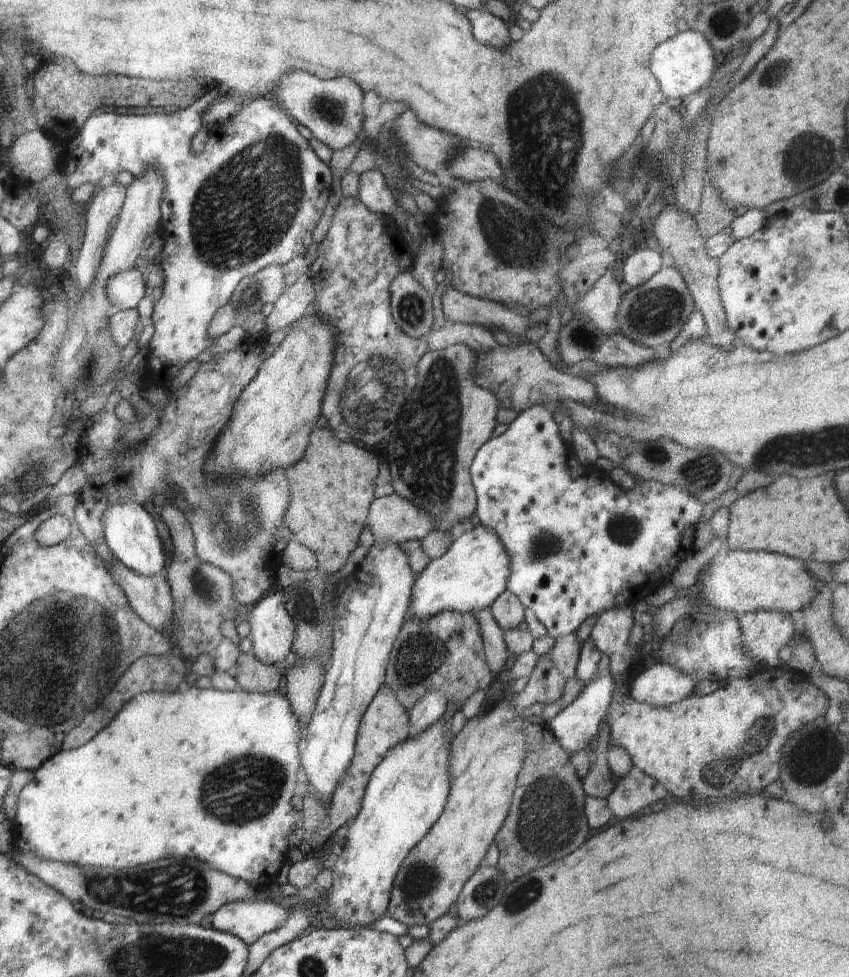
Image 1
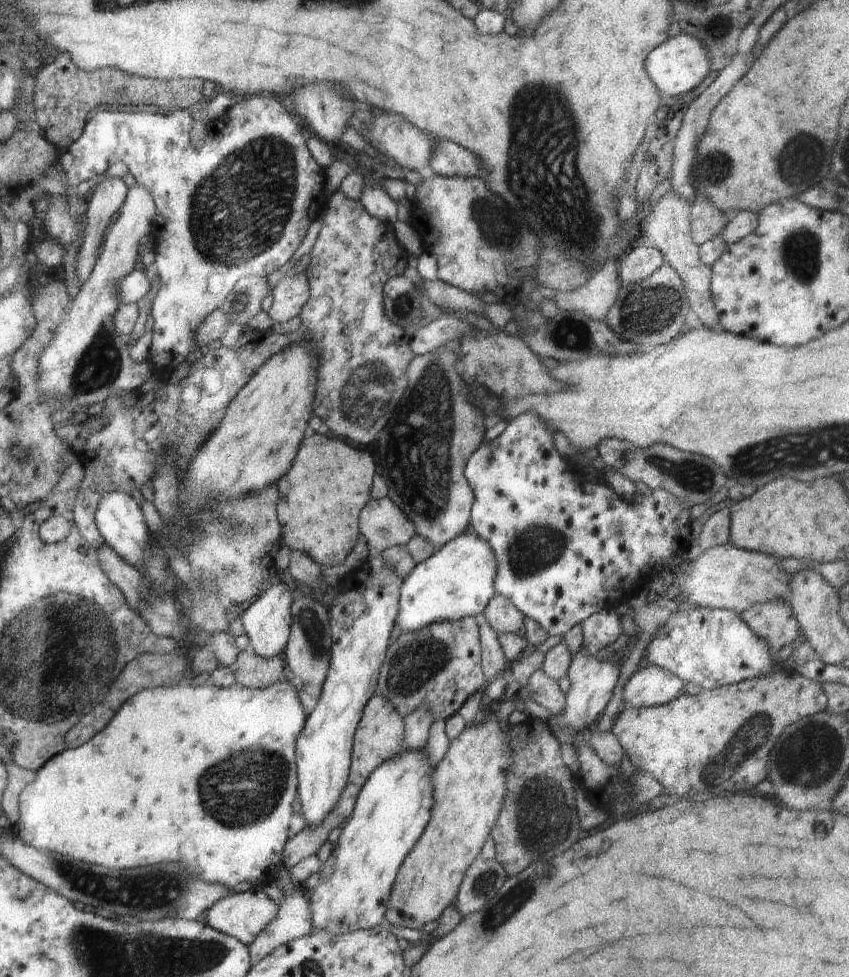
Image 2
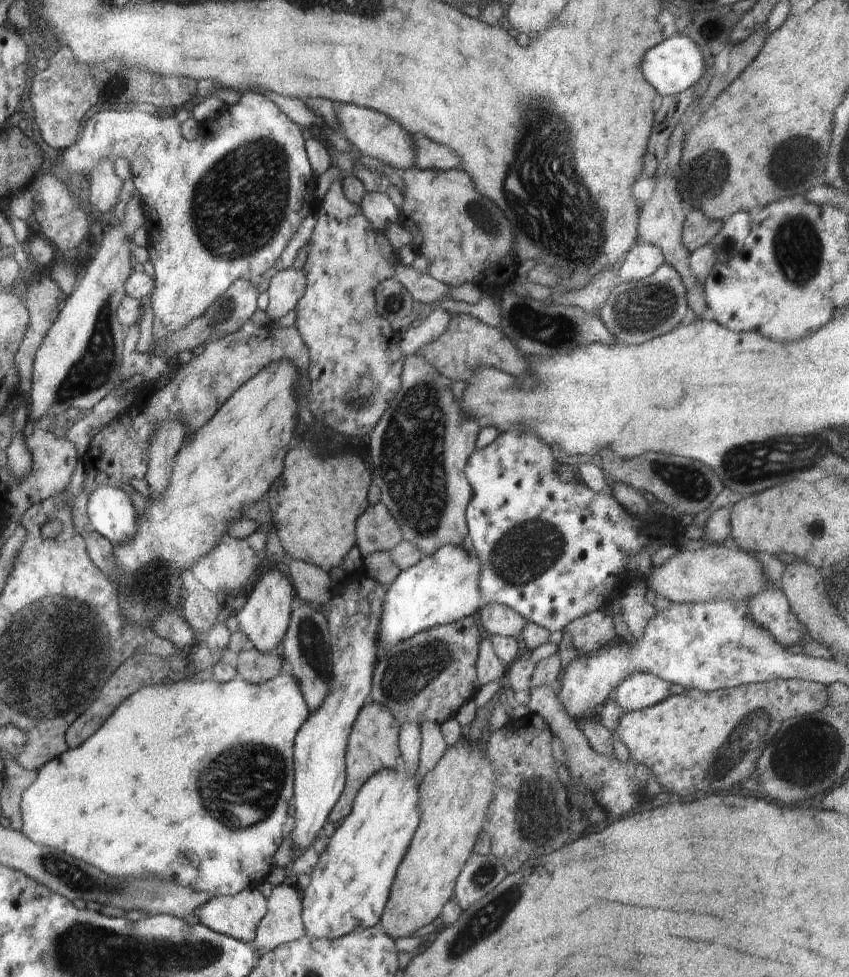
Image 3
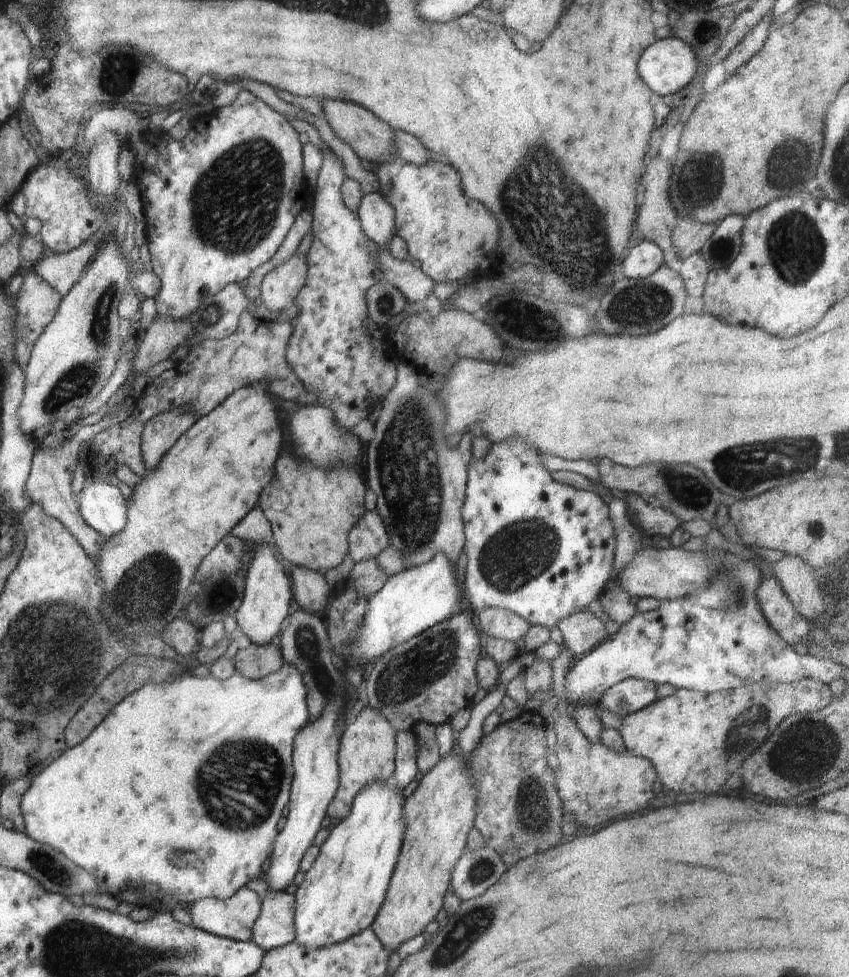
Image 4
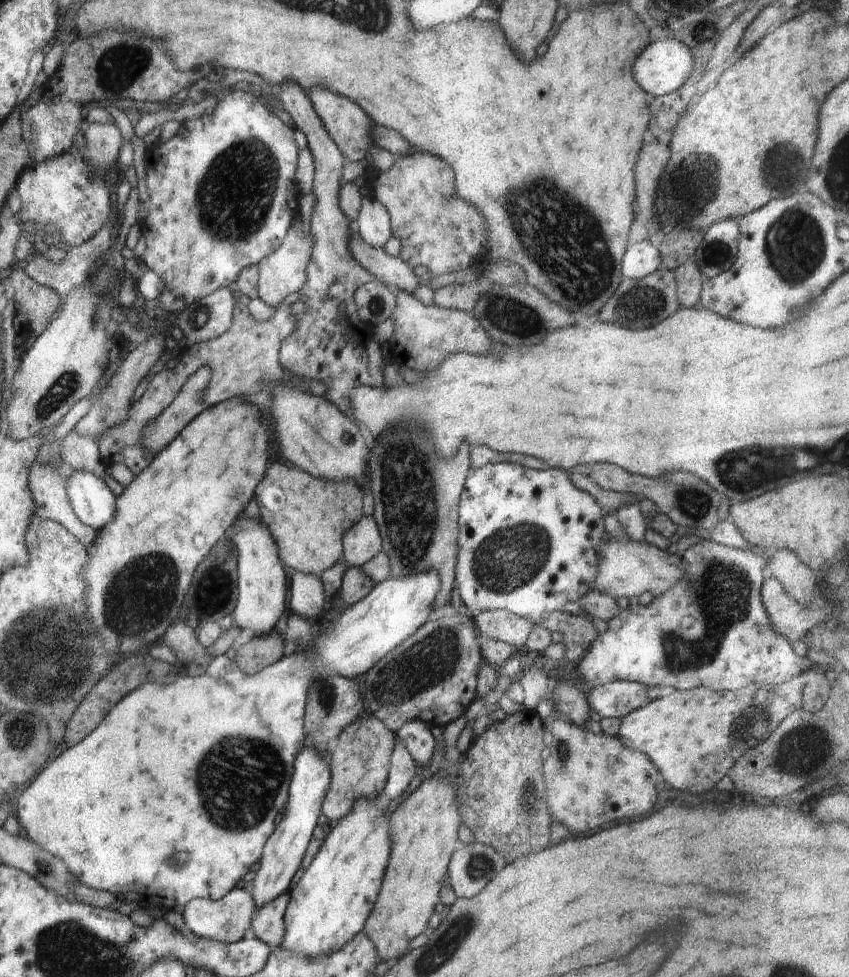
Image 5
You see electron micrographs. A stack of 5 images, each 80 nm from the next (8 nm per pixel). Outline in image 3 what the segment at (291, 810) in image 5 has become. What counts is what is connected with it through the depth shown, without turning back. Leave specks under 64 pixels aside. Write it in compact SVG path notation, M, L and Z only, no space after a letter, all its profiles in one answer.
M352 574L345 580L340 594L331 597L328 624L332 654L332 684L324 703L302 724L293 745L294 824L290 842L294 854L311 847L322 833L334 804L344 791L346 783L346 742L360 710L368 701L372 688L374 664L378 658L378 620L382 616L382 598L386 586L366 574Z

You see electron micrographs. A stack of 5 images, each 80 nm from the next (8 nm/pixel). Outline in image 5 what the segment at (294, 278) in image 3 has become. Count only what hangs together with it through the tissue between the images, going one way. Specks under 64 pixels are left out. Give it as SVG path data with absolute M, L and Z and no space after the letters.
M299 213L290 224L288 232L284 234L282 244L272 254L266 254L266 257L258 262L257 290L259 299L264 304L278 307L288 295L302 289L307 280L307 268L312 262L312 248L314 248L314 236L311 230L305 231Z

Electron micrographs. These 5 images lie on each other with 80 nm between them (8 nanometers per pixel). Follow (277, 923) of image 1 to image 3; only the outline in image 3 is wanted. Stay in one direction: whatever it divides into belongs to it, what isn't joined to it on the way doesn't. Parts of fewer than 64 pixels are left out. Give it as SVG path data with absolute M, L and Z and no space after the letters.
M256 888L232 896L214 896L196 911L200 924L219 934L253 943L256 926L268 912L266 898Z

